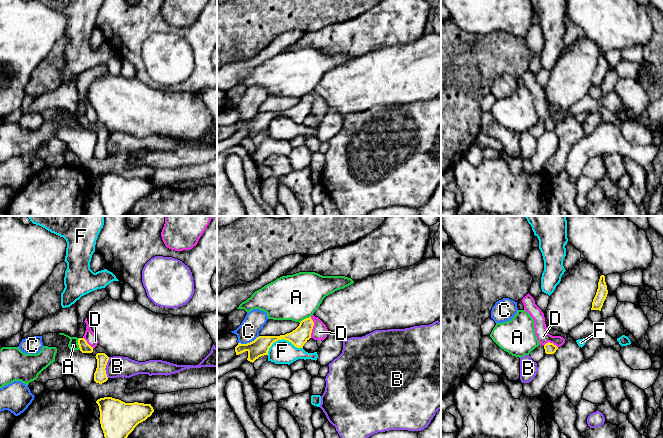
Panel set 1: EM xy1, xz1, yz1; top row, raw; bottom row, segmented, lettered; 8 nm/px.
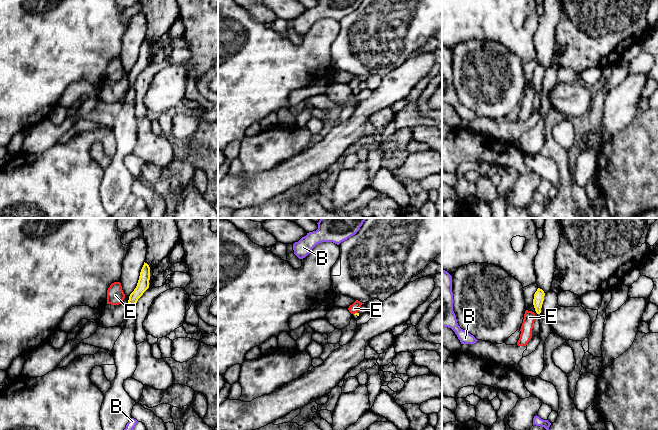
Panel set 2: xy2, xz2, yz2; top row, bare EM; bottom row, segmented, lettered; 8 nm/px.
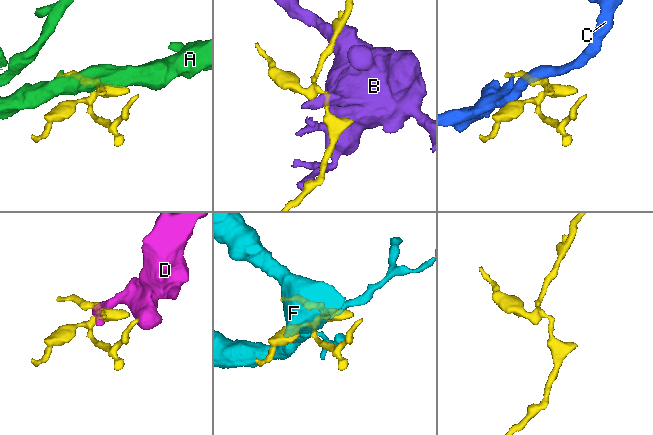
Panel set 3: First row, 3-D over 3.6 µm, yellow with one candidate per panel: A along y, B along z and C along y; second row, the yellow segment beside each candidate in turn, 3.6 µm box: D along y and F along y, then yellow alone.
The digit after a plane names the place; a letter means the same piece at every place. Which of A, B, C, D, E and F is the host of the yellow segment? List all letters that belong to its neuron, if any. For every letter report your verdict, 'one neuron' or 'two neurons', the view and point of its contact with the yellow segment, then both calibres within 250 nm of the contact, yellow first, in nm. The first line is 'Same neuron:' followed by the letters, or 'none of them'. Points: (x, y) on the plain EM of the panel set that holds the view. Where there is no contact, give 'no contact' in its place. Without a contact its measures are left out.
Same neuron: none of them
A: two neurons; contact xy1 (78, 120); calibres 80 and 80 nm
B: two neurons; contact xy1 (105, 143); calibres 110 and 180 nm
C: two neurons; contact xz1 (248, 119); calibres 150 and 170 nm
D: two neurons; contact xz1 (312, 103); calibres 140 and 130 nm
E: two neurons; contact xz2 (355, 89); calibres 20 and 80 nm
F: two neurons; contact xz1 (281, 115); calibres 150 and 190 nm

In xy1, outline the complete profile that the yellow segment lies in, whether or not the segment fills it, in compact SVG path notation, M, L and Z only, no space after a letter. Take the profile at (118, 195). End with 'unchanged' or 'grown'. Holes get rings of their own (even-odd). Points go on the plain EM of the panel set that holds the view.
M112 173L96 177L105 216L125 216L134 204L154 188L151 180L125 179Z; unchanged

